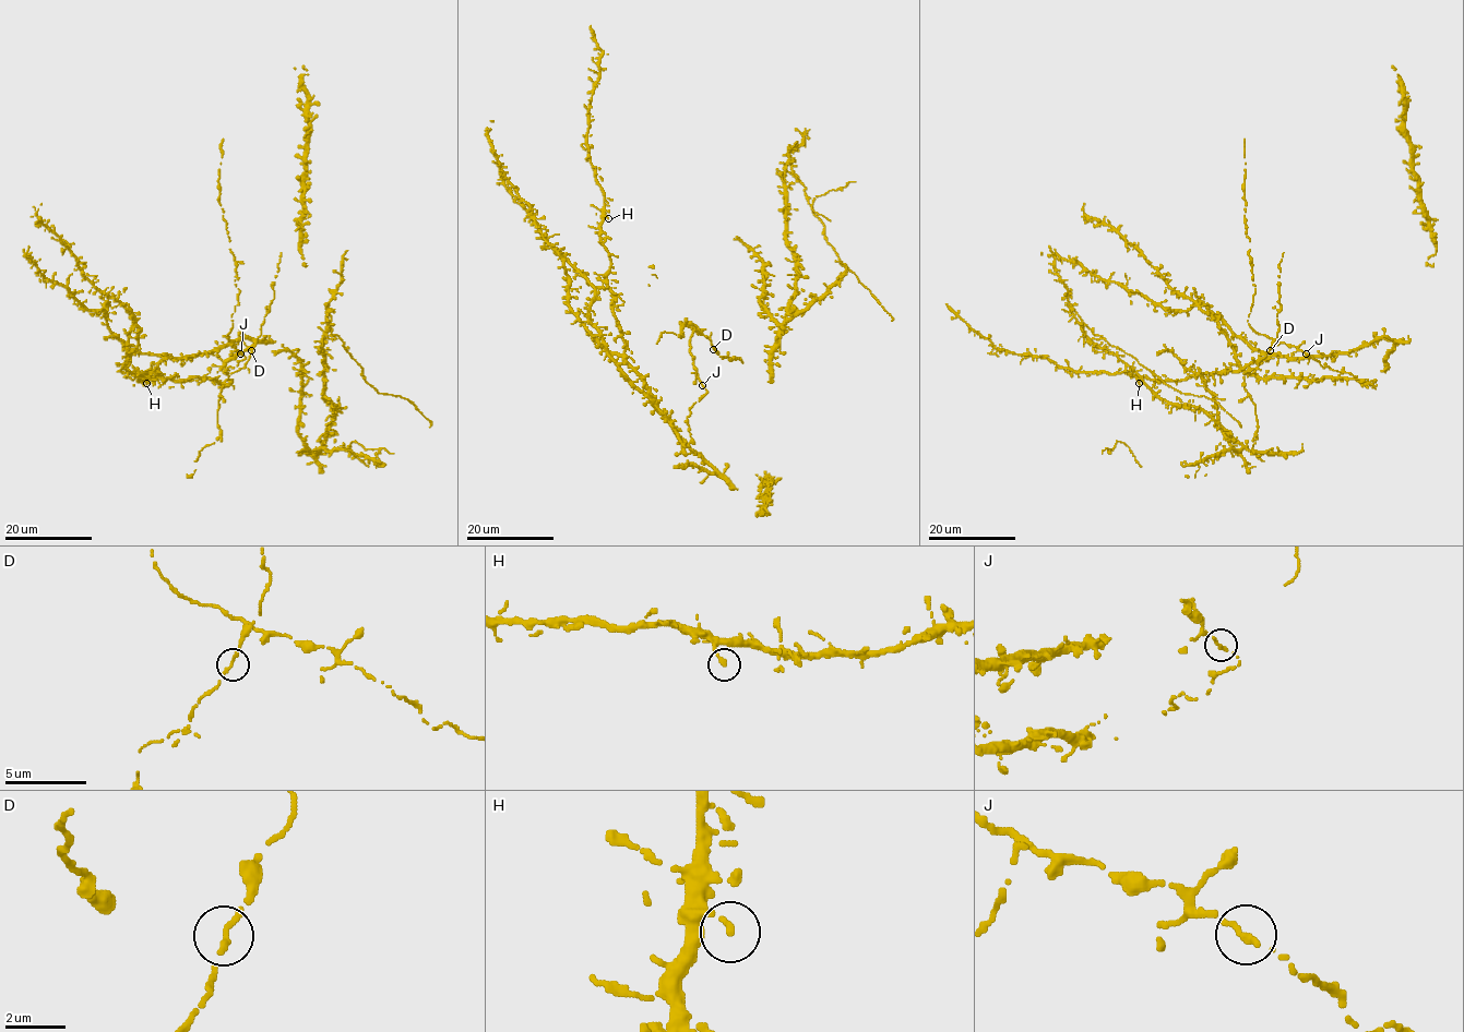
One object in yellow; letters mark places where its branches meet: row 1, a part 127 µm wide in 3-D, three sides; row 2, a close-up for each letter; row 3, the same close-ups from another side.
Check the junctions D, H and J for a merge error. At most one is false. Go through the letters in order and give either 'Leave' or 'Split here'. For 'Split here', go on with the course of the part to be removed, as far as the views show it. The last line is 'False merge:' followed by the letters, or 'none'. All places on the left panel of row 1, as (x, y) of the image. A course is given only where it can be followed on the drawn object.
D: Leave
H: Leave
J: Leave
False merge: none

